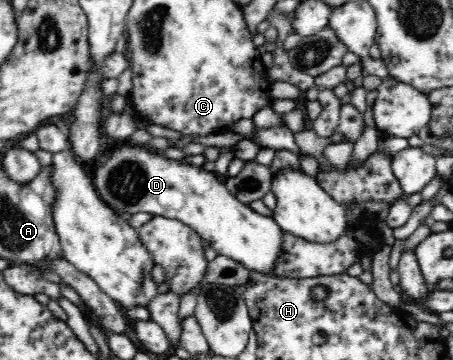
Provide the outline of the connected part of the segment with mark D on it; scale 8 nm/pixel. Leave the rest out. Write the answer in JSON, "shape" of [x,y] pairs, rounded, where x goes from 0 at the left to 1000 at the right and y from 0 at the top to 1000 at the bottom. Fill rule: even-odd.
{"shape":[[[276,392],[208,472],[203,503],[223,556],[260,594],[320,589],[397,611],[461,672],[486,717],[514,719],[552,753],[600,761],[620,706],[629,644],[611,614],[532,564],[506,533],[494,500],[446,461],[377,444],[347,417]]]}

